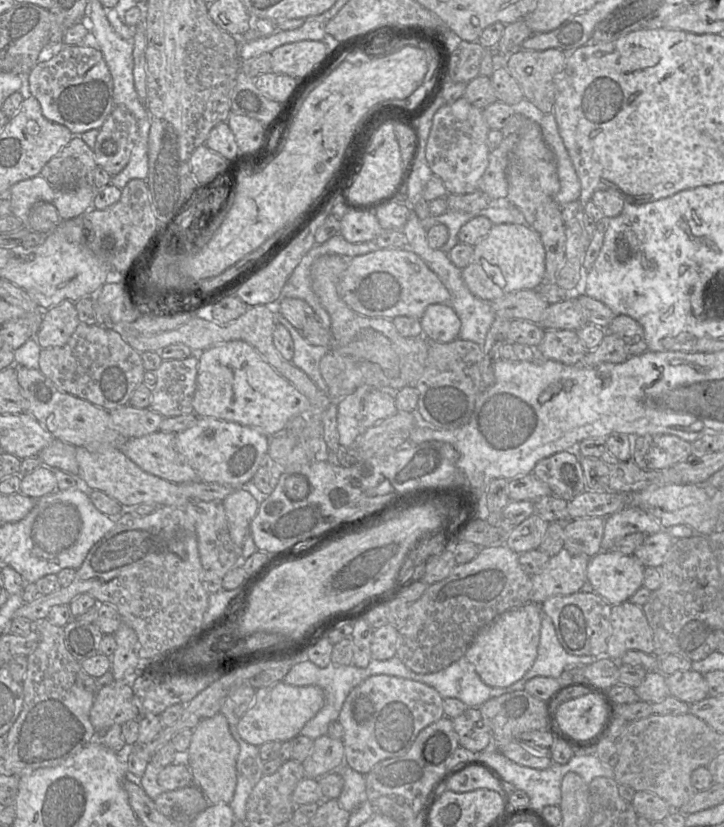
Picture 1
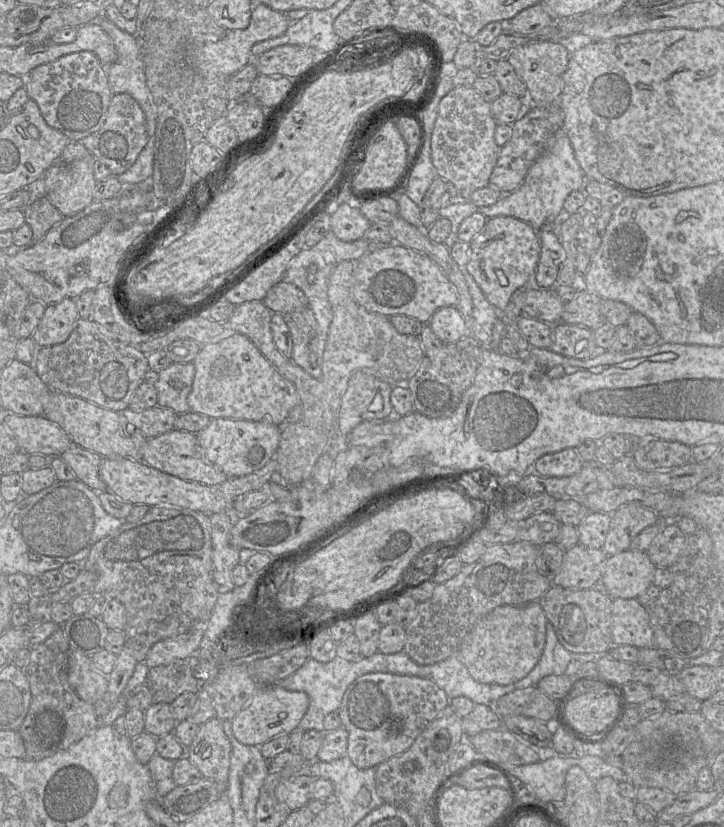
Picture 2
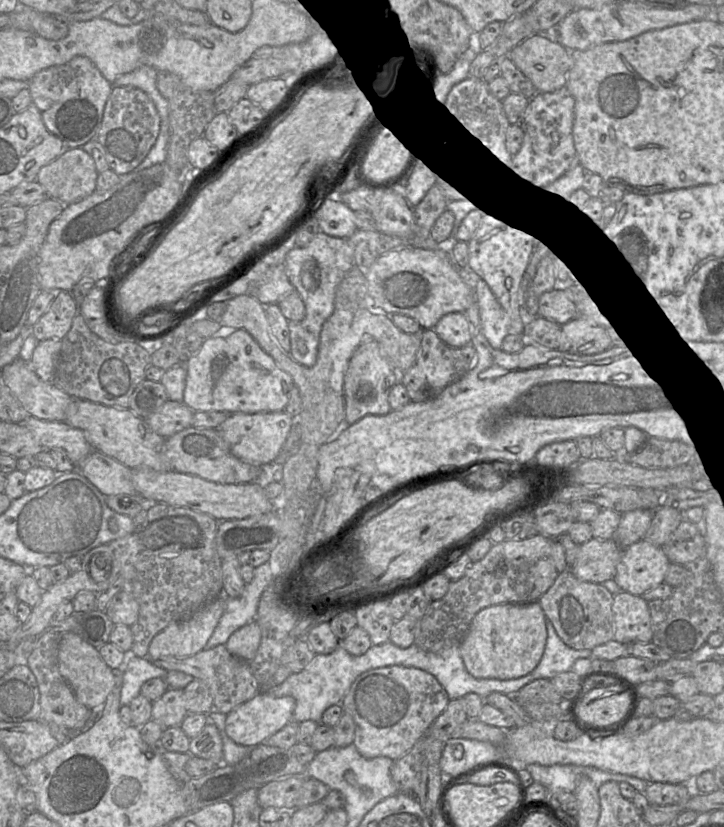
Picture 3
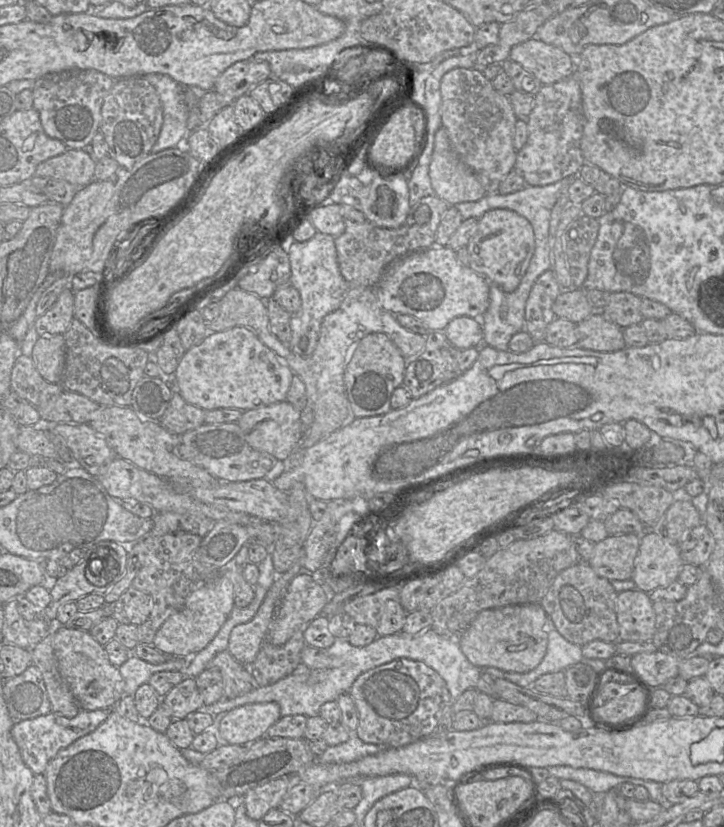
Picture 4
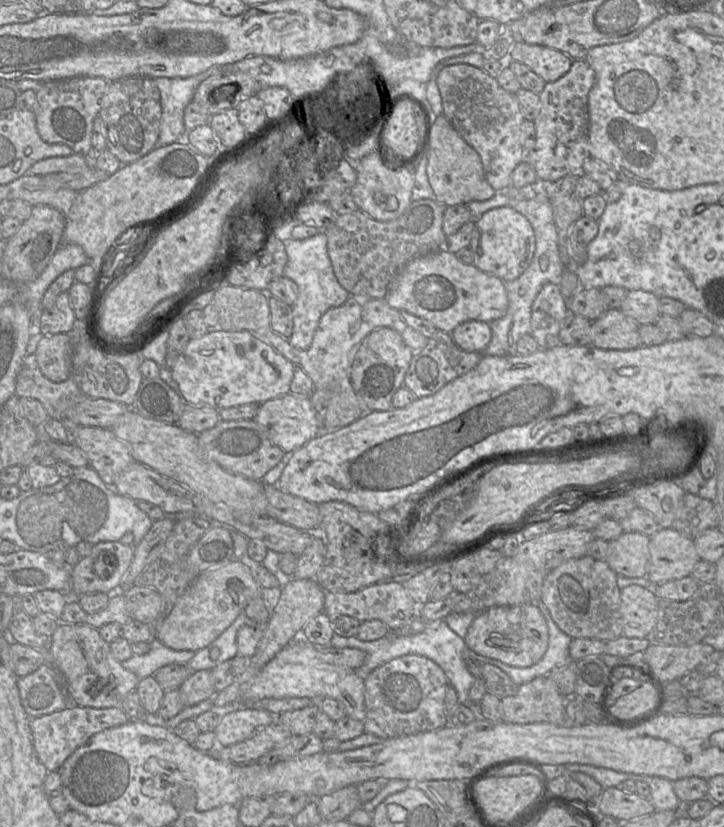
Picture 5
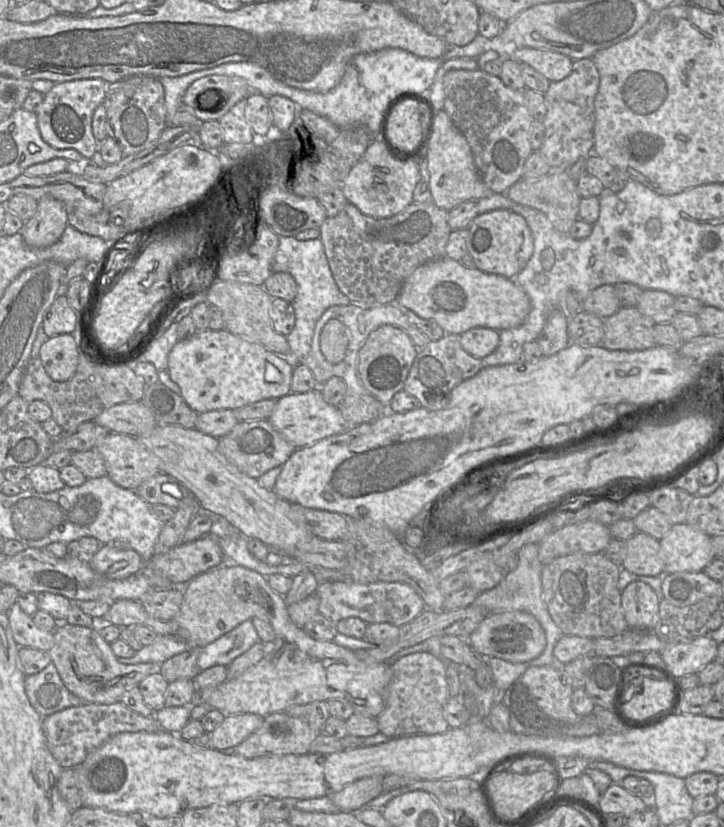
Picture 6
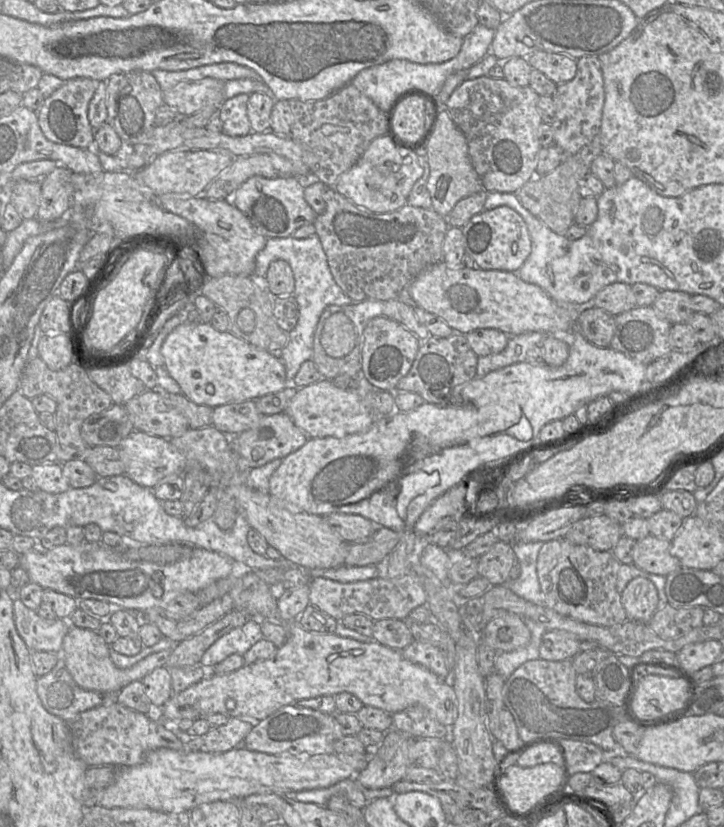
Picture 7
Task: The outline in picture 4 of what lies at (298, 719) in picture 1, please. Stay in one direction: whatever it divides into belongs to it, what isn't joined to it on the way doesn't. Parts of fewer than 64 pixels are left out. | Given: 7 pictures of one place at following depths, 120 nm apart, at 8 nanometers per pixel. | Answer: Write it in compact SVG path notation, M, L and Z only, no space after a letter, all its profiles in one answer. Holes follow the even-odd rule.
M276 702L242 705L225 713L219 723L219 734L227 744L249 745L264 737L280 717Z

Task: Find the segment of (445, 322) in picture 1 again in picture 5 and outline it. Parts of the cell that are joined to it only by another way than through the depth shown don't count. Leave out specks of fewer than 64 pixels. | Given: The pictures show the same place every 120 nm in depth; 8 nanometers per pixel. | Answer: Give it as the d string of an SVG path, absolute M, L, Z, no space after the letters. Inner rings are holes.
M470 320L458 325L451 336L455 344L466 352L483 352L492 339L489 323Z

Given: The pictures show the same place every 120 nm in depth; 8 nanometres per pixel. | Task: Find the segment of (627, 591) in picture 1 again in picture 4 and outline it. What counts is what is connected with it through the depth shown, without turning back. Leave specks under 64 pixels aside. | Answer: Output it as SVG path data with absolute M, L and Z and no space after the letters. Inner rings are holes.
M647 530L640 536L631 580L636 589L651 593L677 581L684 564L677 543Z

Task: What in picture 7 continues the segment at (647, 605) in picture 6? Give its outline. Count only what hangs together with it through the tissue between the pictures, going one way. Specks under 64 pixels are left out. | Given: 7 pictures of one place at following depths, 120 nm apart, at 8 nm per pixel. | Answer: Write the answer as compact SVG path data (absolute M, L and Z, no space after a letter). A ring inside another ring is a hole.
M636 577L624 588L621 593L621 602L627 620L648 623L657 610L657 588L648 578Z

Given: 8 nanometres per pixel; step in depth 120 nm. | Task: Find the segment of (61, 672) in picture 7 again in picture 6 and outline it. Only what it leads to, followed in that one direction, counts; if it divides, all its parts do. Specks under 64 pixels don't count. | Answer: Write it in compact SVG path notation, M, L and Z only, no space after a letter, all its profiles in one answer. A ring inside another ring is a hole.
M52 662L39 673L26 676L24 687L30 704L42 717L85 704L66 688Z

